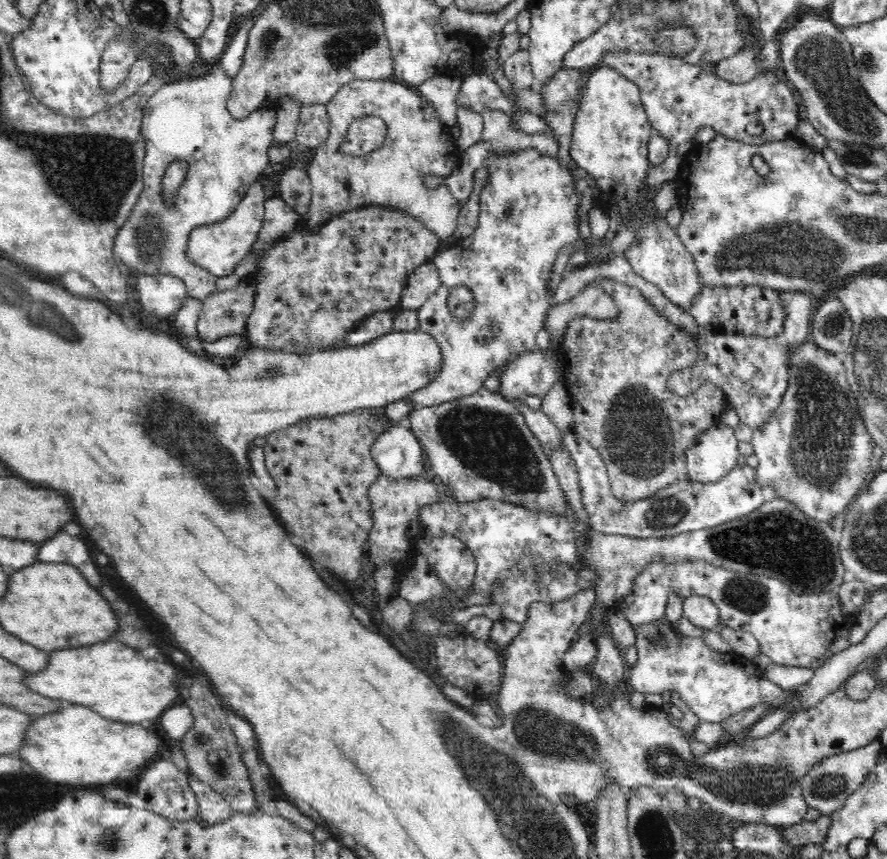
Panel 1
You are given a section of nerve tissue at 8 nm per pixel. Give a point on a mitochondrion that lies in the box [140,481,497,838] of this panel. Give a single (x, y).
(217, 762)

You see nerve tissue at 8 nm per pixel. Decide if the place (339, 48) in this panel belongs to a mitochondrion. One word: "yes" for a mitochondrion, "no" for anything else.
yes

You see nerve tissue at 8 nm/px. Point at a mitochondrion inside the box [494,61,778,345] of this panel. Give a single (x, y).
(508, 205)

